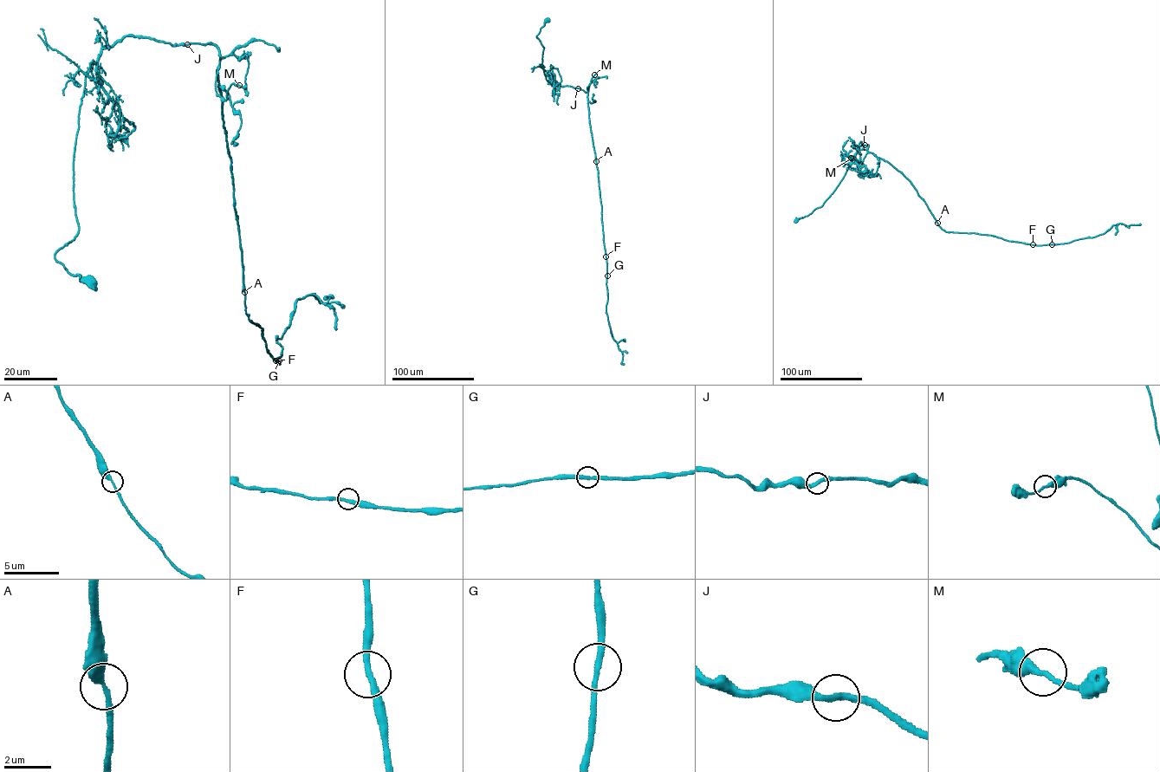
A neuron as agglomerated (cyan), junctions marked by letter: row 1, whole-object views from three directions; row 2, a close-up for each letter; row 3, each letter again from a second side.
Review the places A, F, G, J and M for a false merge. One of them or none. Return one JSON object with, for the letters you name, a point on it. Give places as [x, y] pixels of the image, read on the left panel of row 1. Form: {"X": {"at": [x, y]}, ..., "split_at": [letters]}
{"split_at": []}

